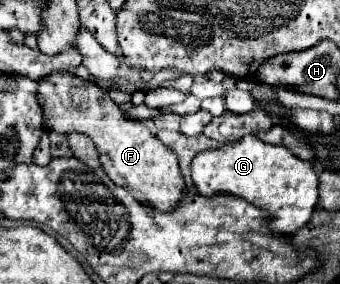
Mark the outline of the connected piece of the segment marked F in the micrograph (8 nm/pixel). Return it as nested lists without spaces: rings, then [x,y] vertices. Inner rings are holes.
[[[51,73],[37,81],[37,101],[43,111],[43,129],[60,134],[83,133],[83,135],[87,135],[99,151],[99,159],[101,159],[105,173],[111,177],[111,181],[117,187],[127,189],[137,201],[157,207],[161,211],[169,211],[175,207],[175,203],[179,203],[185,183],[183,183],[175,153],[171,149],[167,149],[143,123],[125,119],[119,105],[105,93],[103,87],[99,87],[93,81],[83,81],[75,75]]]

